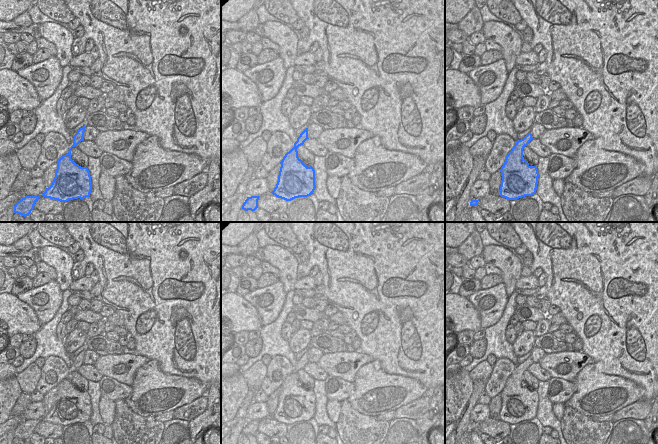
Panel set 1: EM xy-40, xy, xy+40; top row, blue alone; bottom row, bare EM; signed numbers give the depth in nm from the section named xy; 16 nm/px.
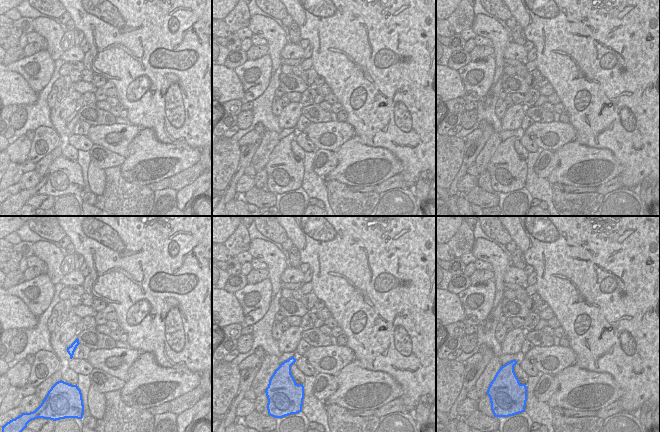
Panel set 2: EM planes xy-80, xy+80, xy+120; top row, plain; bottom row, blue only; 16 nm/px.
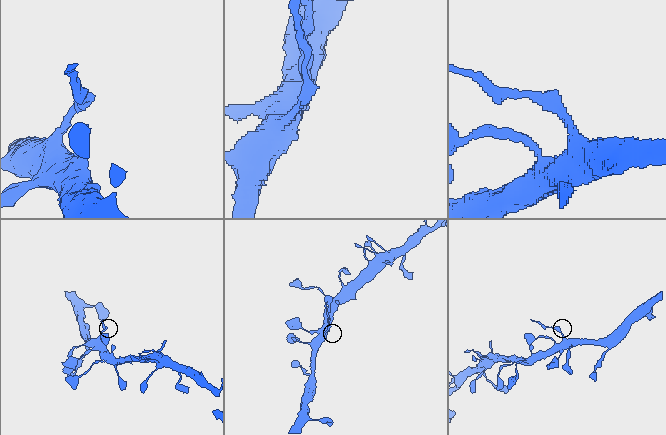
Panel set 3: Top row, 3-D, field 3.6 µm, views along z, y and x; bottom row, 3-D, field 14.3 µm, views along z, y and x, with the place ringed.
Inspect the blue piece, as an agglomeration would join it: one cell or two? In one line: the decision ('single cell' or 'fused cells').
fused cells

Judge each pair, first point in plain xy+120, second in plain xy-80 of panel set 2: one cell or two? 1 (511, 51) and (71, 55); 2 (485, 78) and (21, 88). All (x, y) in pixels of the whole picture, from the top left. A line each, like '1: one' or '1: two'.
1: one
2: two

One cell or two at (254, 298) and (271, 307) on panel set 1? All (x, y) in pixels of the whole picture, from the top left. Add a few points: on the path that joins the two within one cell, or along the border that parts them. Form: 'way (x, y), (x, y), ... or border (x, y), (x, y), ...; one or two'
way (258, 300), (267, 303); one

